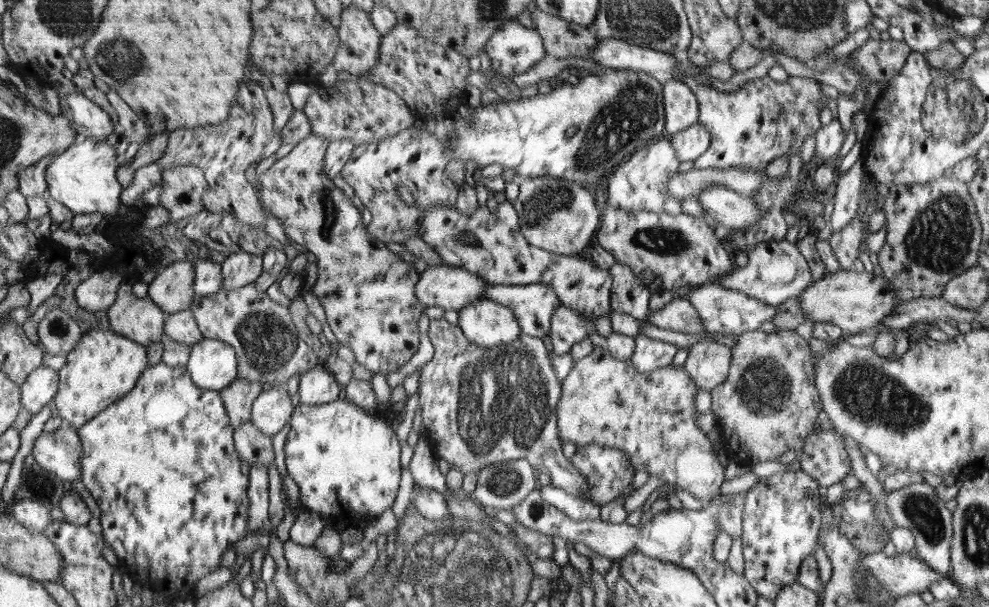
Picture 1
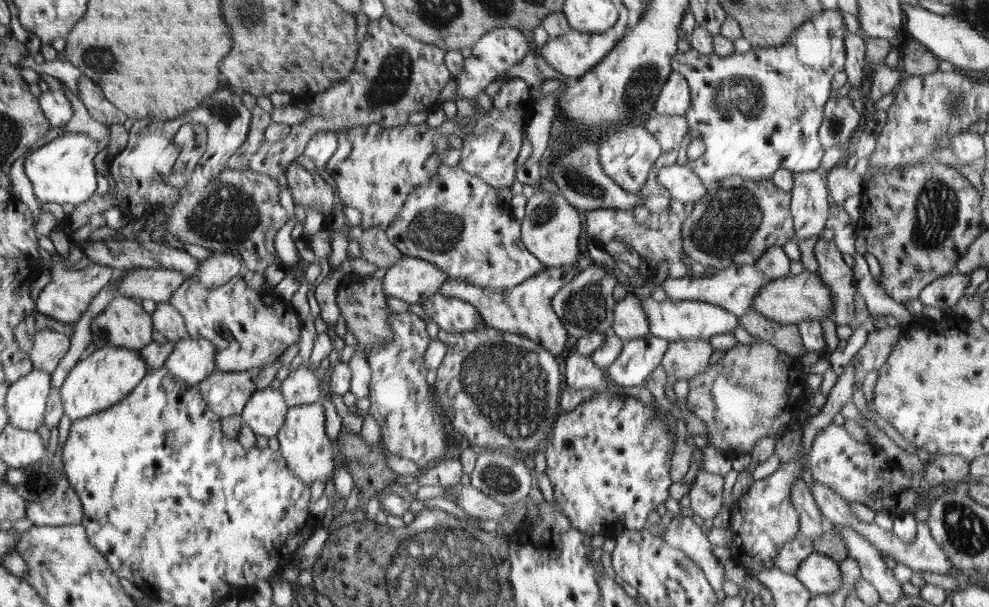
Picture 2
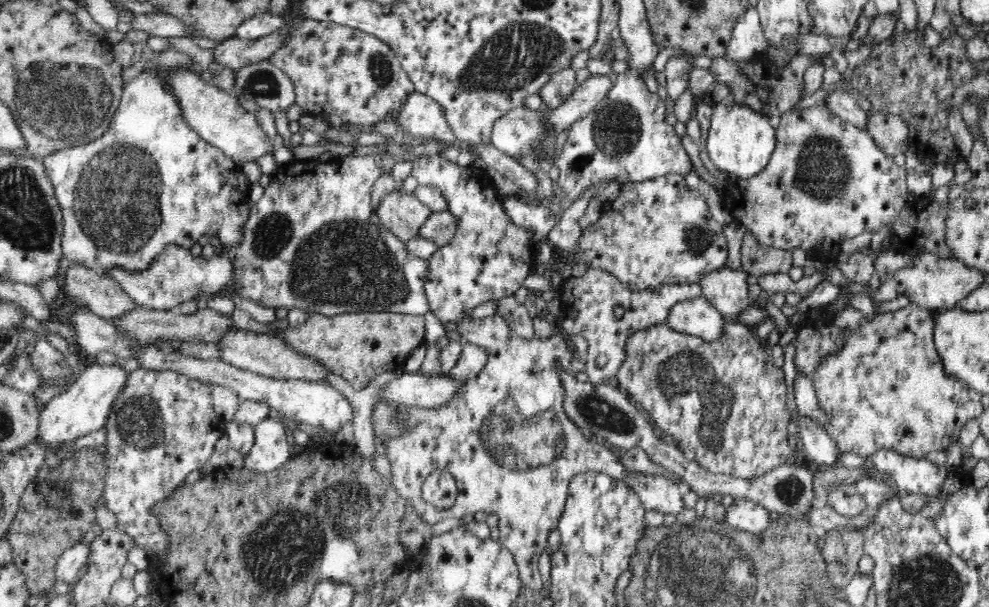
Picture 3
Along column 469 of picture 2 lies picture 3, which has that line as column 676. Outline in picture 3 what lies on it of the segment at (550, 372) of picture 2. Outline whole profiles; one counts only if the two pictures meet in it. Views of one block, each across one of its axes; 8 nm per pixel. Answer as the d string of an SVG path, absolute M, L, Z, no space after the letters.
M730 322L724 324L721 335L713 341L705 341L699 336L690 336L676 332L666 324L652 324L648 328L632 332L625 341L625 358L621 361L620 368L617 369L615 383L646 413L646 416L648 416L661 436L671 436L680 449L692 450L696 454L695 462L698 462L701 468L706 469L710 473L726 474L742 479L754 479L771 472L776 466L784 465L793 454L788 443L787 428L791 421L791 416L788 414L786 406L788 388L784 379L784 371L775 362L774 357L772 357L770 347L762 346L758 340L759 337L754 338L750 327L743 323Z

